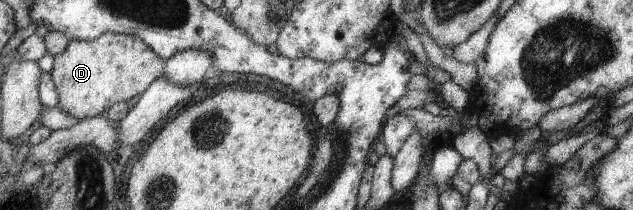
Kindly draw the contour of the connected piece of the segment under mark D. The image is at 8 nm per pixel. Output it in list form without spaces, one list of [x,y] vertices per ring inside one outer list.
[[[106,32],[96,40],[81,41],[69,40],[62,54],[56,55],[50,72],[52,82],[56,85],[58,93],[58,108],[70,114],[72,118],[81,121],[102,116],[114,104],[128,102],[134,96],[141,95],[156,79],[164,74],[164,59],[146,44],[145,40],[135,36],[124,36]]]

